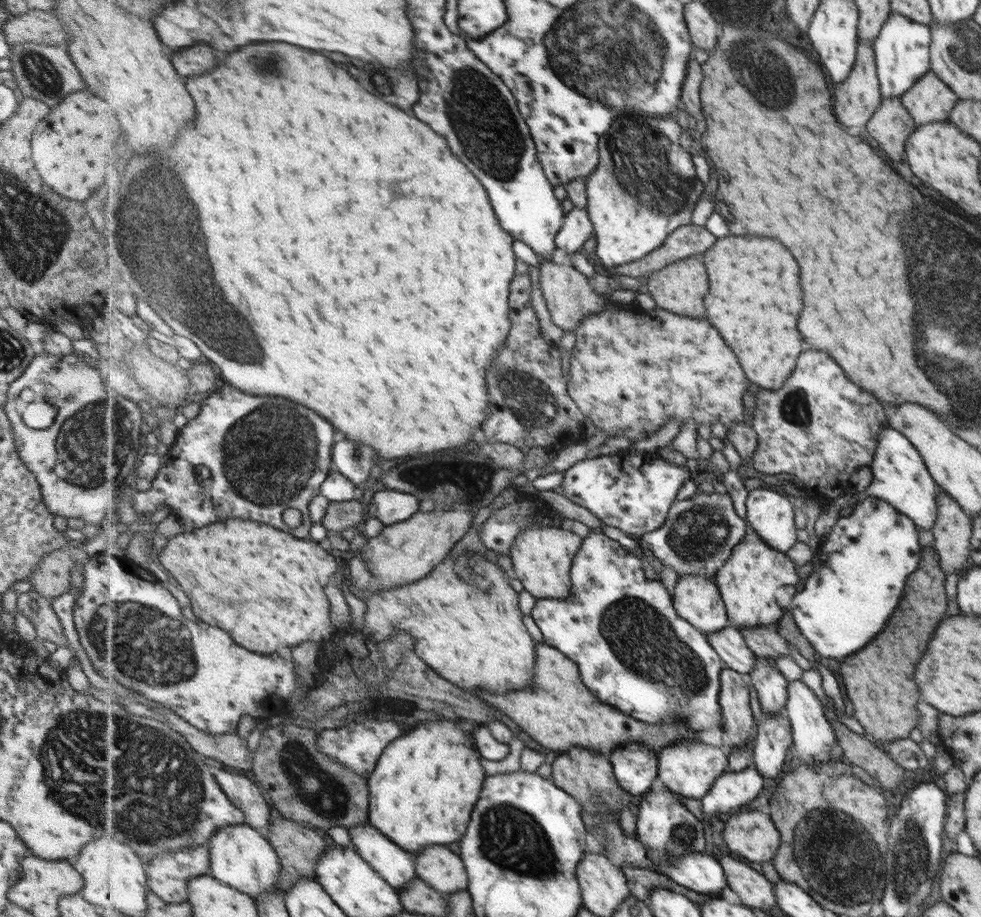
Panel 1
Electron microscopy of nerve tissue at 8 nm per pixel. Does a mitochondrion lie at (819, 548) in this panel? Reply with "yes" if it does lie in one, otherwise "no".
no

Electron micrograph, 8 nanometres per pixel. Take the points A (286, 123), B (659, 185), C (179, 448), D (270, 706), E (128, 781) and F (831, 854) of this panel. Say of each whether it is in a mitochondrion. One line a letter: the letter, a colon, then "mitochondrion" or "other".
A: other
B: mitochondrion
C: other
D: other
E: mitochondrion
F: mitochondrion

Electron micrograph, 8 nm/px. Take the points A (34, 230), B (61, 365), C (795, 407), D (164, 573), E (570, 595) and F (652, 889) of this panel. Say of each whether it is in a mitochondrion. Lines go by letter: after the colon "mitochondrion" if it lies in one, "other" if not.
A: mitochondrion
B: other
C: mitochondrion
D: other
E: other
F: other

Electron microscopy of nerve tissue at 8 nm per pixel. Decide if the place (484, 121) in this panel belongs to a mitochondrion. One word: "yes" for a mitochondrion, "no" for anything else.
yes

